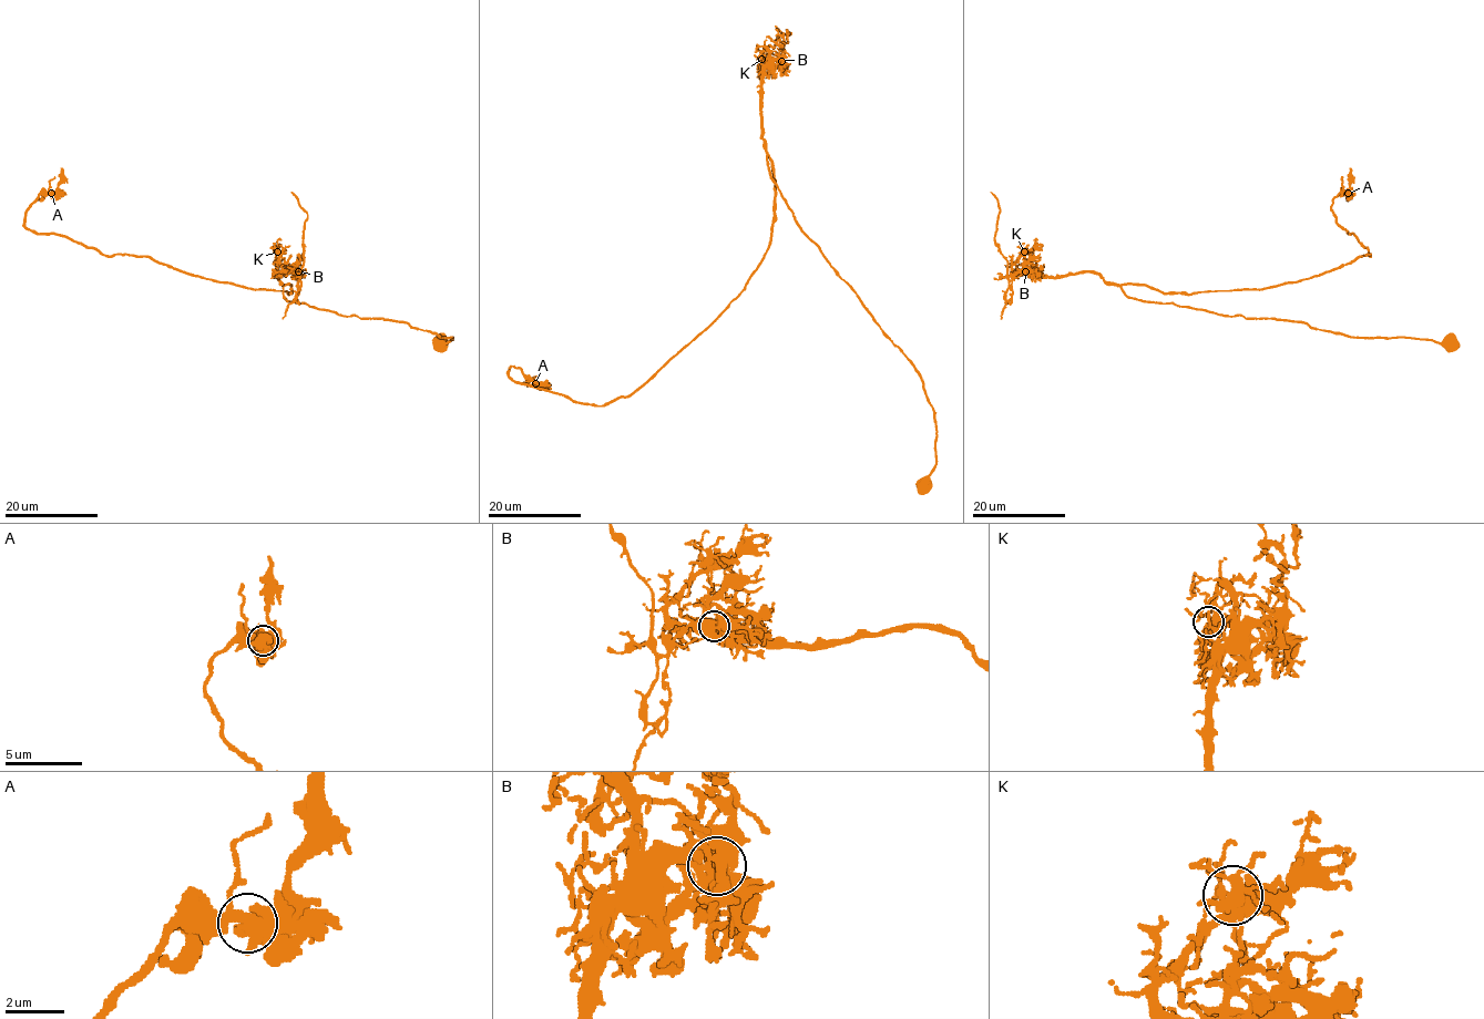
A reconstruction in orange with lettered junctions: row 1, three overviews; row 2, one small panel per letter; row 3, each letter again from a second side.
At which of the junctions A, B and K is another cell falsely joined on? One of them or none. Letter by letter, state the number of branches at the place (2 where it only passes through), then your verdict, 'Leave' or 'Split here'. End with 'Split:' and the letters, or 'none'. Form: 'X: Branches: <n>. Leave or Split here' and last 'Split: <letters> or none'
A: Branches: 4. Leave
B: Branches: 4. Split here
K: Branches: 5. Leave
Split: B

